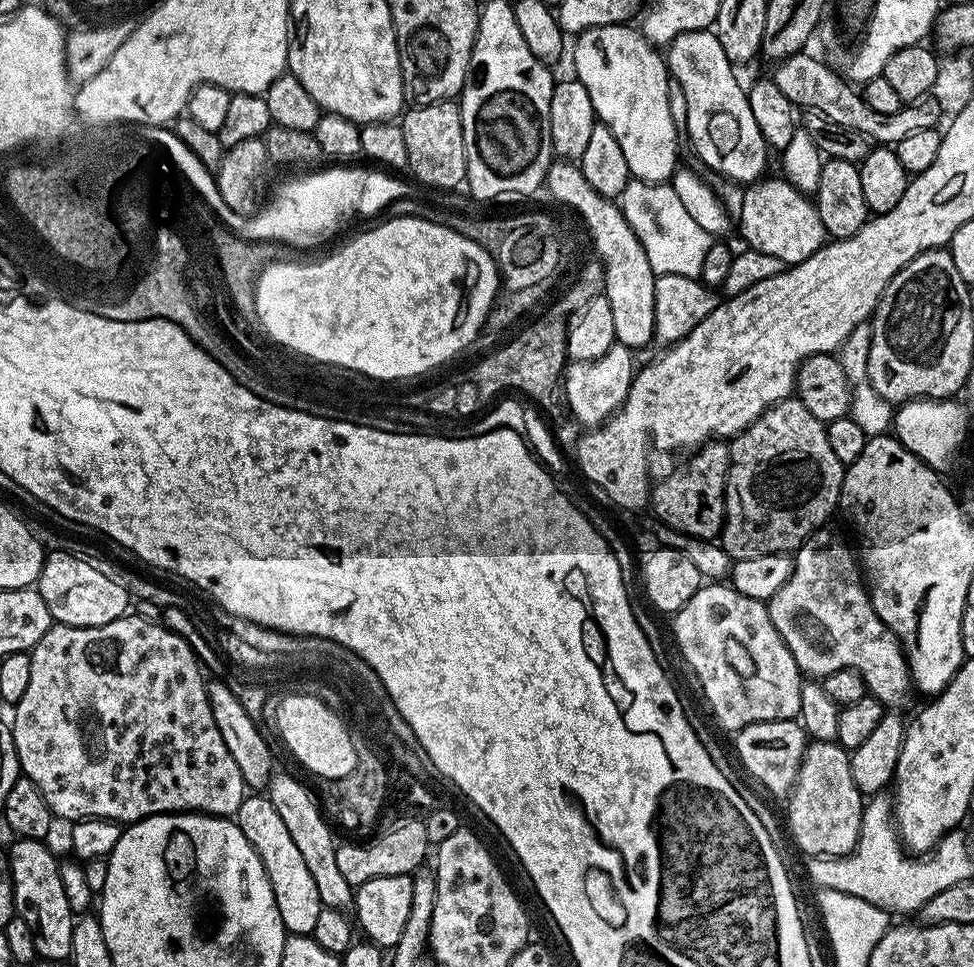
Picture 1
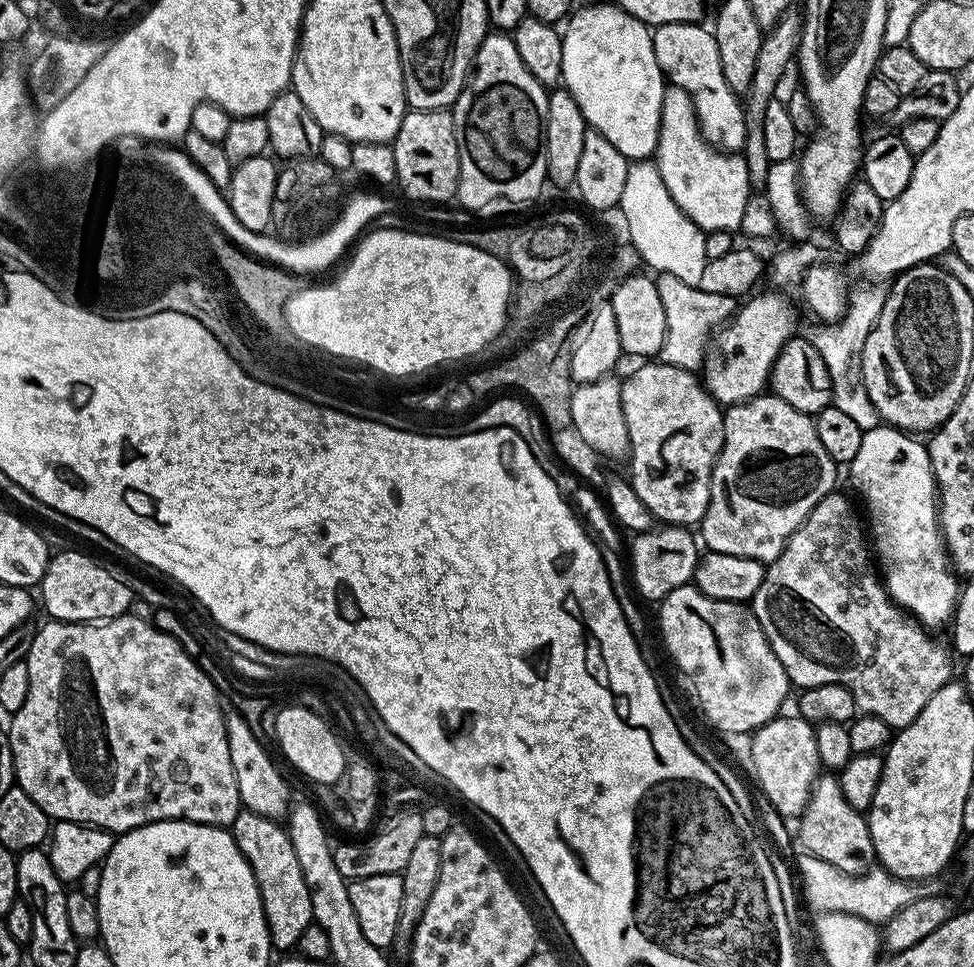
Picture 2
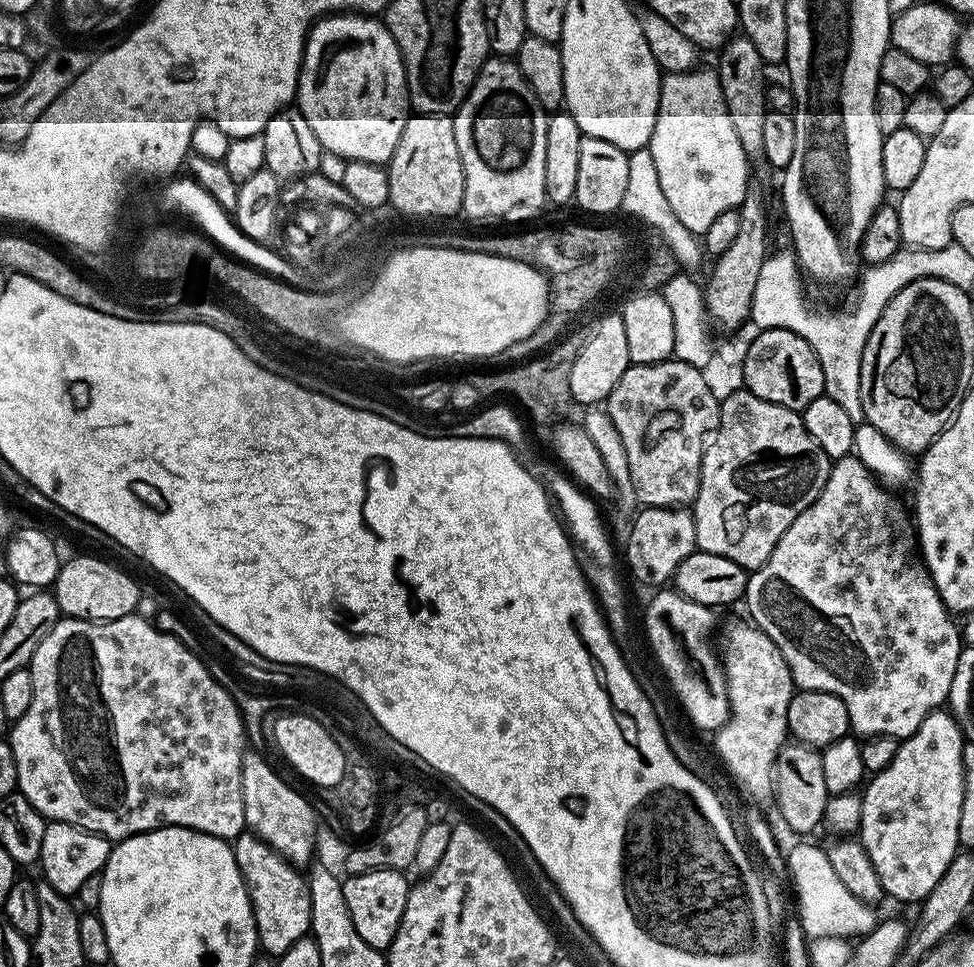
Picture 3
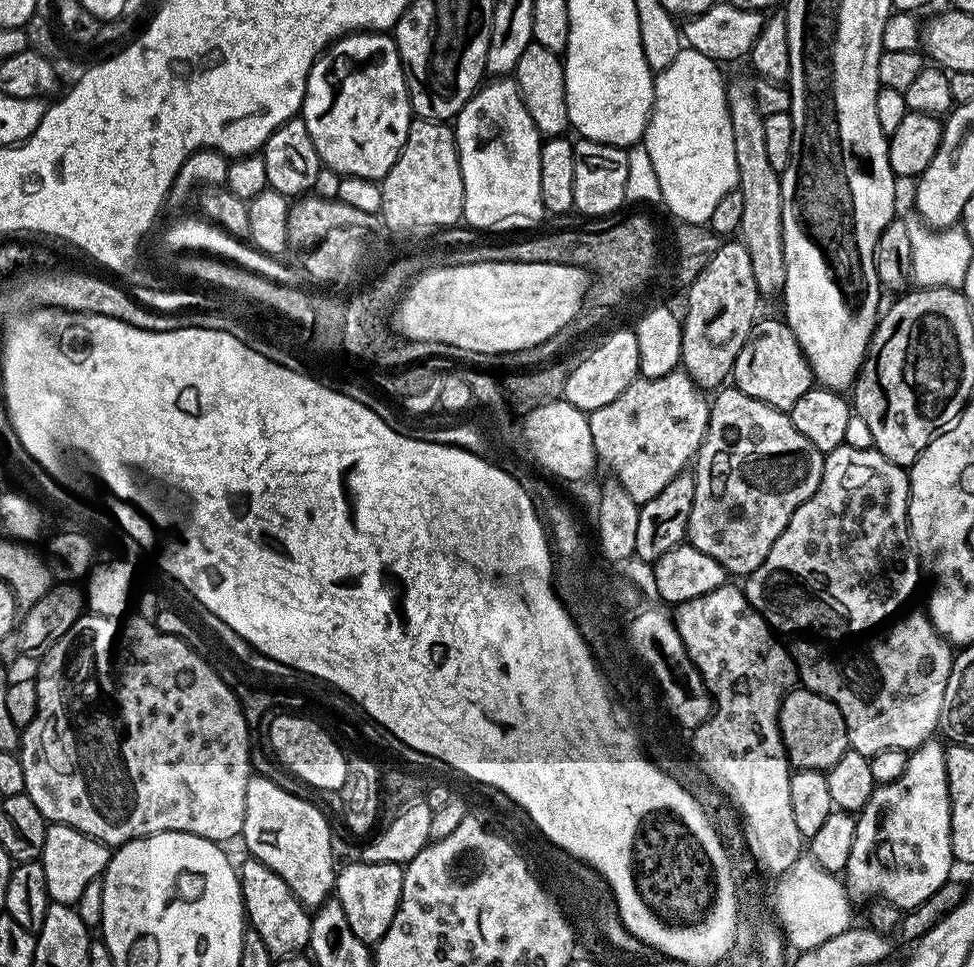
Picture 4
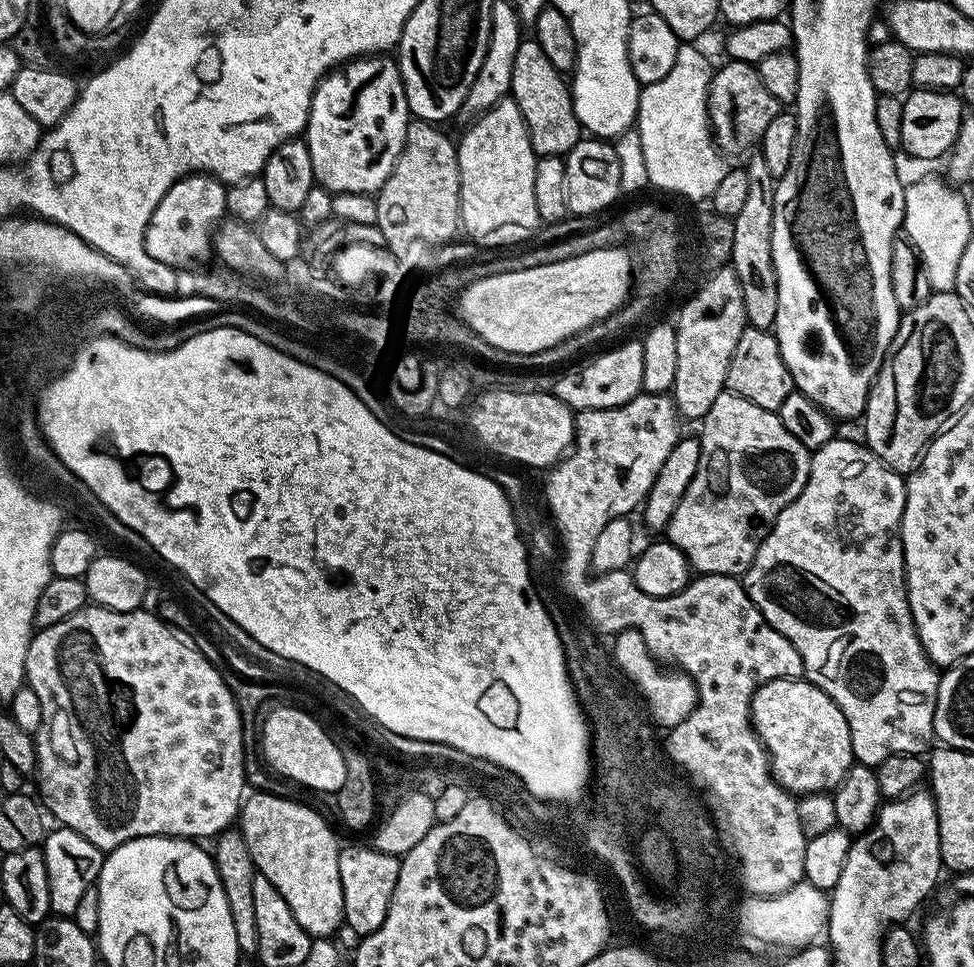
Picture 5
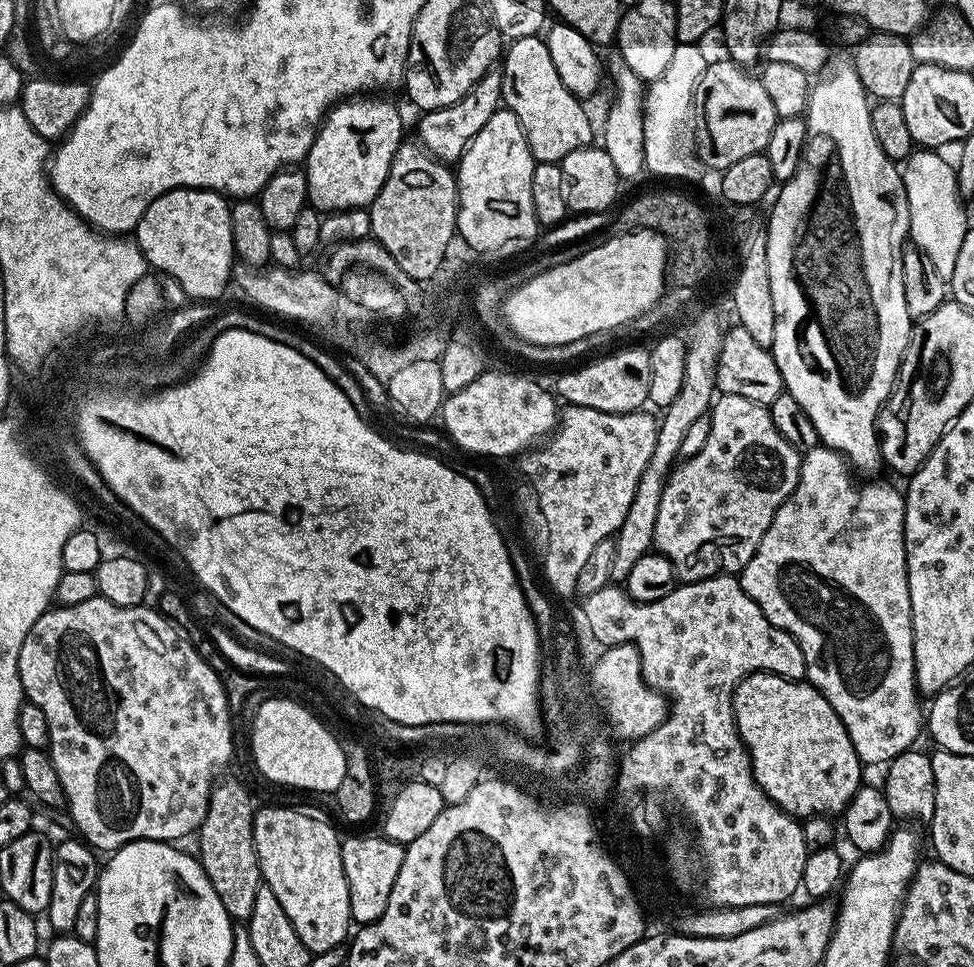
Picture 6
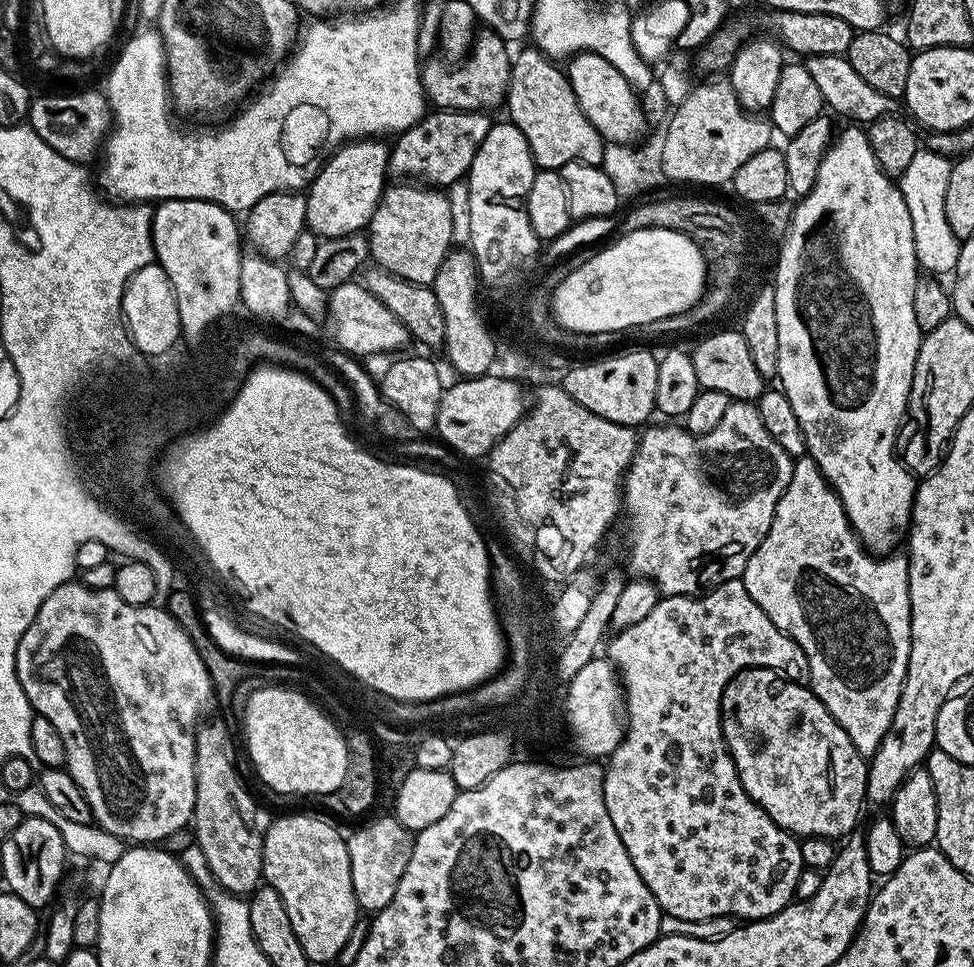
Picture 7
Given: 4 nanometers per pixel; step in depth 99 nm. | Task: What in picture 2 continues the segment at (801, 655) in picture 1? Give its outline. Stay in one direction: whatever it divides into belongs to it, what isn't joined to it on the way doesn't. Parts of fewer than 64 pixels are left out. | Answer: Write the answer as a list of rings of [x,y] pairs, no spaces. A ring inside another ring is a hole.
[[[840,490],[832,491],[810,510],[807,522],[794,530],[782,554],[765,567],[762,586],[758,586],[752,596],[750,607],[778,662],[782,662],[789,681],[795,687],[797,684],[797,689],[827,684],[846,686],[850,694],[854,694],[861,713],[882,718],[893,730],[914,722],[914,718],[922,714],[922,706],[953,679],[953,653],[949,645],[932,640],[933,633],[929,629],[892,601],[870,555],[865,525],[856,517],[855,506]]]

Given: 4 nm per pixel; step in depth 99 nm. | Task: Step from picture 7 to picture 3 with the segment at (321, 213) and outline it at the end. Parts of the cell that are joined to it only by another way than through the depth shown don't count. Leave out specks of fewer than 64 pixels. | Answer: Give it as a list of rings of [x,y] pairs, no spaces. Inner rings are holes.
[[[329,14],[316,21],[309,29],[308,43],[304,45],[304,61],[300,64],[300,81],[296,84],[296,99],[300,113],[310,122],[310,130],[314,130],[314,138],[318,138],[321,149],[330,154],[338,154],[343,160],[370,162],[381,166],[391,160],[398,142],[402,138],[402,126],[406,126],[410,115],[408,99],[408,78],[404,75],[404,60],[400,57],[400,47],[390,34],[387,24],[380,18],[369,18],[364,14]]]

